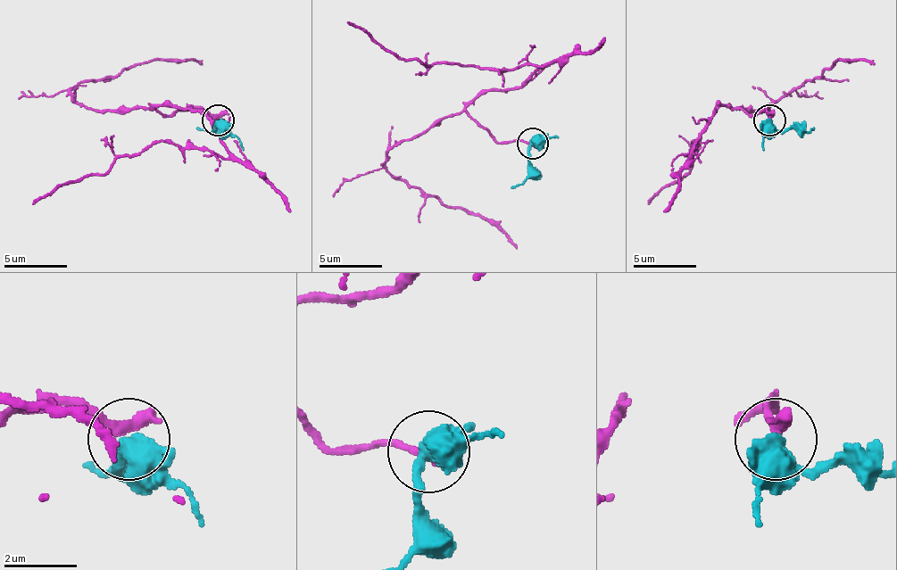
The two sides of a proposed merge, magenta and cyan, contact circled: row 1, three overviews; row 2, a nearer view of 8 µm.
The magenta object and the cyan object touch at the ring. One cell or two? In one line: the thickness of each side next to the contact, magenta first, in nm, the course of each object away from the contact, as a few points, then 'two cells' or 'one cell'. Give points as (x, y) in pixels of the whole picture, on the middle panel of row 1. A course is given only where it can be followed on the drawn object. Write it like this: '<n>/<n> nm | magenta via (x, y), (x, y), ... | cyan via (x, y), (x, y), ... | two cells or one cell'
340/480 nm | magenta via (530, 144), (495, 141), (467, 109), (489, 90), (510, 90), (536, 65), (400, 59), (346, 20) | cyan via (533, 144), (527, 153), (524, 182), (510, 188) | two cells

